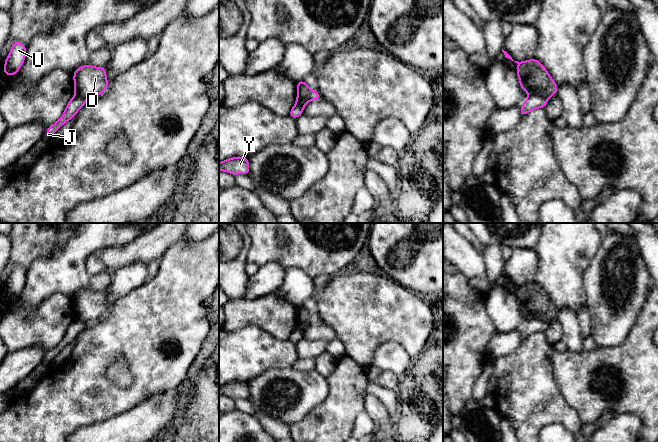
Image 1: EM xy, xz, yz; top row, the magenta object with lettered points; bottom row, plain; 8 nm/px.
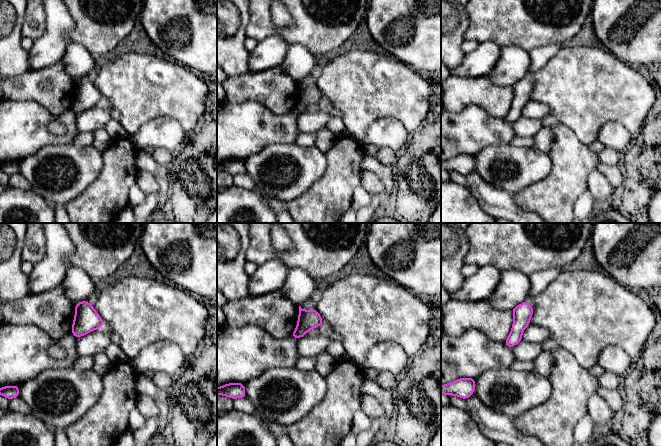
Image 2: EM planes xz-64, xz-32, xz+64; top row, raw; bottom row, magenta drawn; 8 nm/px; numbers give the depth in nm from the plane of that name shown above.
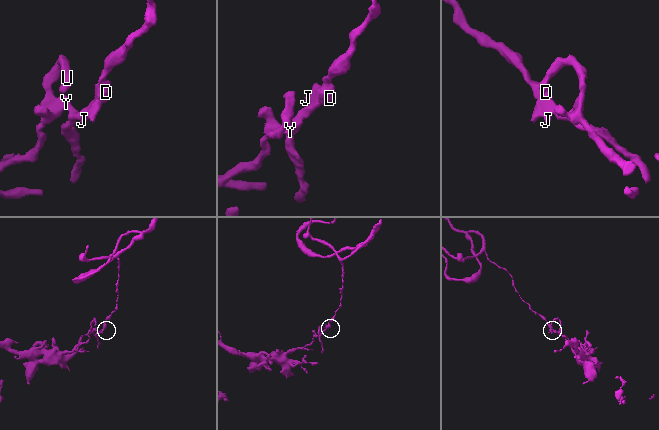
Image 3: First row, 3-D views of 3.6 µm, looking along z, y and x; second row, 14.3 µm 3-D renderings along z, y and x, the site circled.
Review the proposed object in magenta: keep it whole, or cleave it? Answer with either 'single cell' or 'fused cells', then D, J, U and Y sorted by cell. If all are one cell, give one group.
fused cells | D / J U Y

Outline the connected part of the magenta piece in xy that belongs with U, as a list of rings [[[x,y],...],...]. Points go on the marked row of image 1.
[[[14,41],[4,63],[3,72],[8,76],[14,76],[23,65],[25,57],[26,46],[22,42]]]

